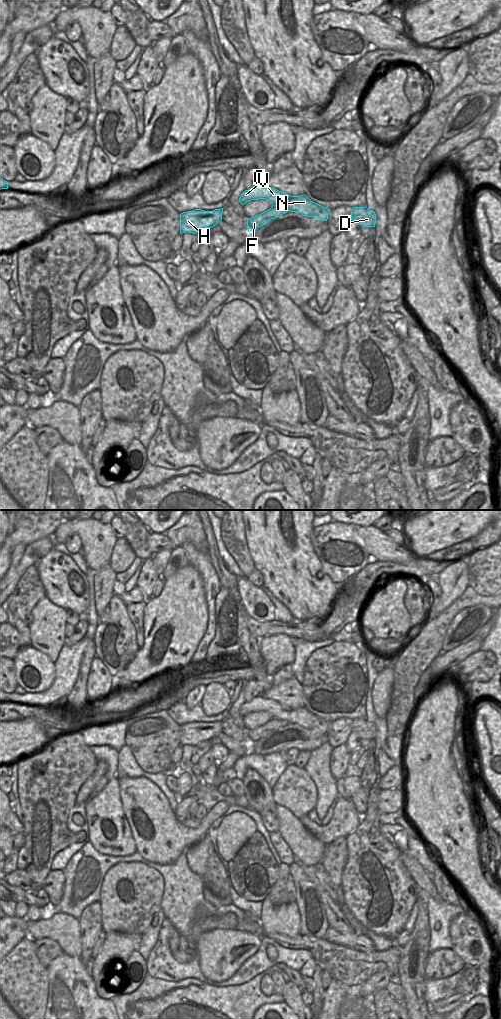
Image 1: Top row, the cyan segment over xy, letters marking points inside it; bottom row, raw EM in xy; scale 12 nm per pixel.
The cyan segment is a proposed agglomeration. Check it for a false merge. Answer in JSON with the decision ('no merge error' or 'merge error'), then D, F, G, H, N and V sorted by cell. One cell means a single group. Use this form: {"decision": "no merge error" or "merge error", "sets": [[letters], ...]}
{"decision": "merge error", "sets": [["D", "G", "H", "N", "V"], ["F"]]}

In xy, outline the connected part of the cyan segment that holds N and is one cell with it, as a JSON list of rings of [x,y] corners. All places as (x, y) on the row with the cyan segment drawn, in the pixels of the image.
[[[262,183],[245,190],[239,202],[244,205],[251,200],[266,199],[269,200],[273,207],[285,208],[291,212],[299,212],[303,216],[317,217],[327,221],[330,209],[327,209],[313,201],[305,194],[301,196],[291,196],[275,188],[267,187]]]

